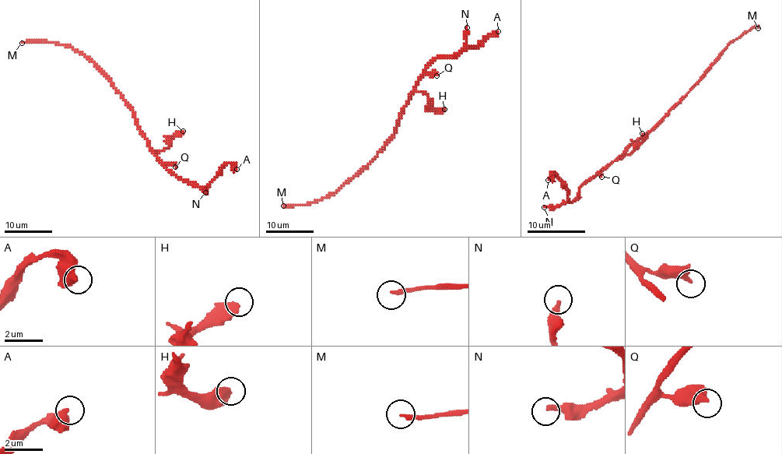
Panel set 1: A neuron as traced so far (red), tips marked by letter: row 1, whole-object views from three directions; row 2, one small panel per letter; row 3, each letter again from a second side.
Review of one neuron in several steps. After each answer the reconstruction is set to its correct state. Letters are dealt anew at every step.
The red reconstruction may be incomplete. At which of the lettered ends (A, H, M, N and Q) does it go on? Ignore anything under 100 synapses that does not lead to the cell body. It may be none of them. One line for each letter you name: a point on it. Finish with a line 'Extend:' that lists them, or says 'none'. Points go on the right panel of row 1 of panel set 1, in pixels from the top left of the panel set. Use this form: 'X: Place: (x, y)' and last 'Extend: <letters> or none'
M: Place: (758, 28)
Extend: M

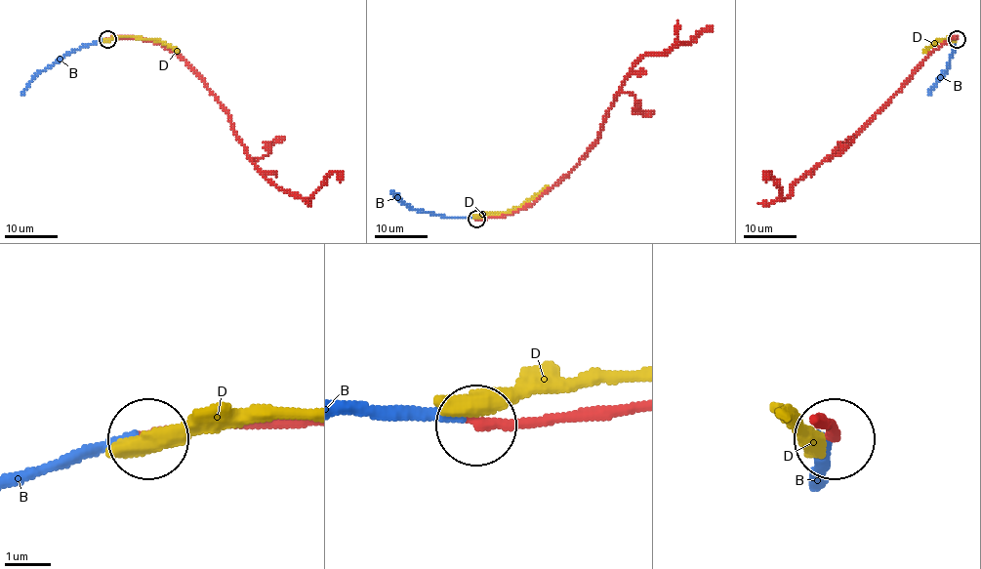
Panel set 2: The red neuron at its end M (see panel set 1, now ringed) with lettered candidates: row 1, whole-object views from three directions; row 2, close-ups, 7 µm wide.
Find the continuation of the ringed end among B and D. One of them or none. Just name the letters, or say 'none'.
none

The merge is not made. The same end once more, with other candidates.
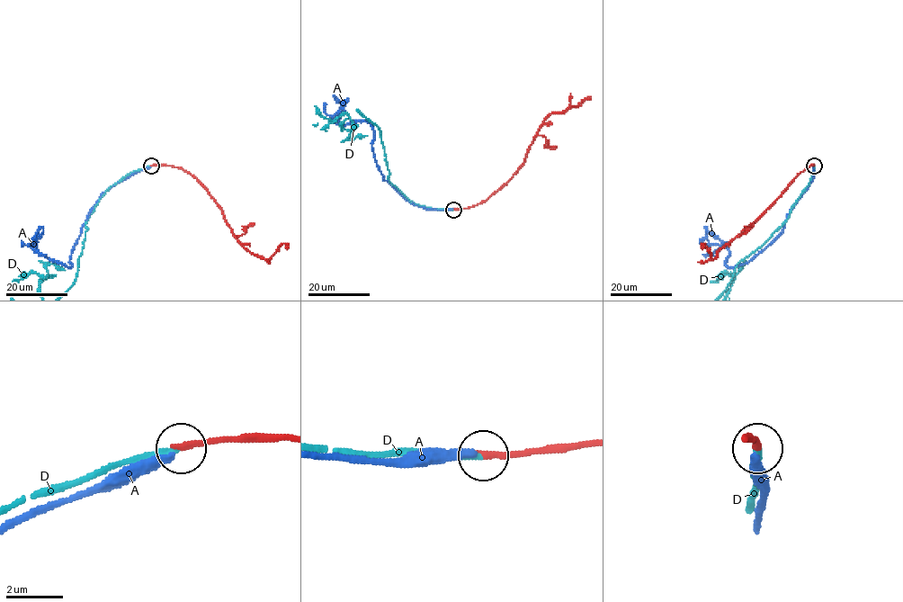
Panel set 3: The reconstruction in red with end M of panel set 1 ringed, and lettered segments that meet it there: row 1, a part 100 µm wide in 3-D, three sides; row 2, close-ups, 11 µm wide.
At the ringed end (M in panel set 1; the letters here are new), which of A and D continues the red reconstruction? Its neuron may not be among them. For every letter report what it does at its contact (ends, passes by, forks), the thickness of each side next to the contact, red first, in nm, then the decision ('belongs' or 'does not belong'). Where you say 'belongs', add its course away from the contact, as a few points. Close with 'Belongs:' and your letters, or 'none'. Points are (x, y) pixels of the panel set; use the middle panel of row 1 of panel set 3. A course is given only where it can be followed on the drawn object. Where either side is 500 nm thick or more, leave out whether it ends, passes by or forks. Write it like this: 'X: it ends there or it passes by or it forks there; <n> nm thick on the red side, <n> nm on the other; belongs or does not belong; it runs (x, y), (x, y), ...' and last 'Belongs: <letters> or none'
A: it ends there; 190 nm thick on the red side, 280 nm on the other; does not belong
D: it ends there; 220 nm thick on the red side, 220 nm on the other; belongs
Belongs: D

